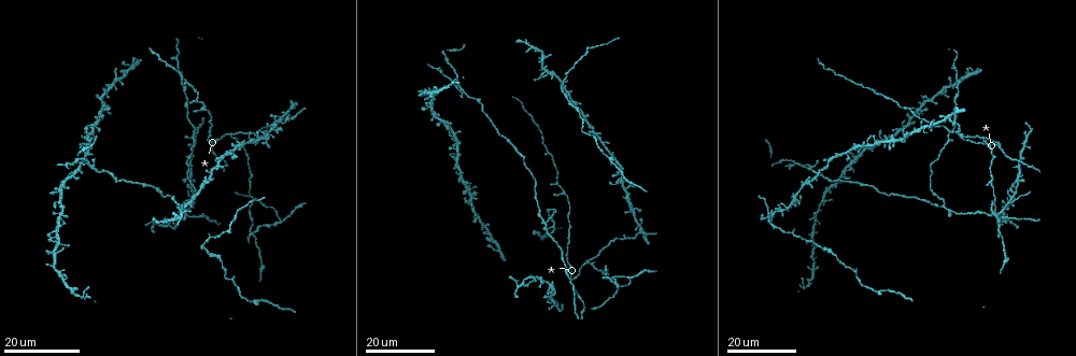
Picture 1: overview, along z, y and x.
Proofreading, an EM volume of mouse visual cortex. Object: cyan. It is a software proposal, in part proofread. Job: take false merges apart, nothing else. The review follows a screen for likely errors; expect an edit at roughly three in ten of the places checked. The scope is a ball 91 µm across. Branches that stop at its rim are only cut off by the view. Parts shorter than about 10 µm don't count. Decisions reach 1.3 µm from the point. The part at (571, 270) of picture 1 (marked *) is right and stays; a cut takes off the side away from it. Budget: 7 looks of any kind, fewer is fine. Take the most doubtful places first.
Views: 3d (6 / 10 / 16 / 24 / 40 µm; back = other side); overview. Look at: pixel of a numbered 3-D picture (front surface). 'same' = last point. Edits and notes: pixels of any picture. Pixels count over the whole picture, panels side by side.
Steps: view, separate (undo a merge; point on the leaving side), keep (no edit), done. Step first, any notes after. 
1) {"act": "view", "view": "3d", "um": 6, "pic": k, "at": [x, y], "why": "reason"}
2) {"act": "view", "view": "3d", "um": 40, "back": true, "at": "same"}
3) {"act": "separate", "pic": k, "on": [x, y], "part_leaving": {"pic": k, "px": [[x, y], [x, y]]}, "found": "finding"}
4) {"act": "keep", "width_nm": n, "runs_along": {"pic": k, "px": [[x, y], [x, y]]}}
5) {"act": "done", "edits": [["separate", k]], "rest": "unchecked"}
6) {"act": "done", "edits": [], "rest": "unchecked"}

{"act": "view", "view": "3d", "um": 16, "pic": 1, "at": [91, 167], "why": "looks like a crossing"}

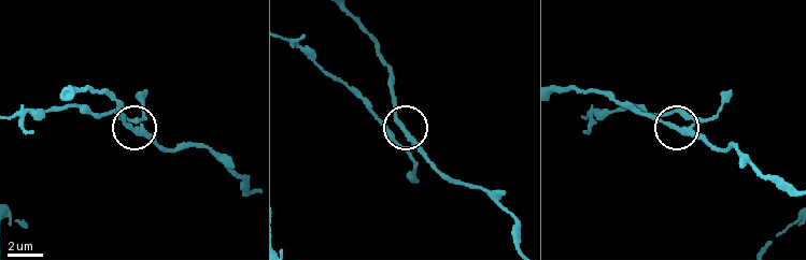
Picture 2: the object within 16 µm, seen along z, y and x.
{"act": "view", "view": "3d", "um": 6, "pic": 2, "at": [692, 123]}

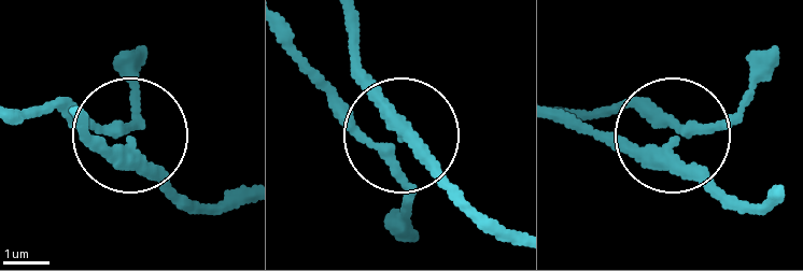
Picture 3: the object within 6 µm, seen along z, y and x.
{"act": "separate", "pic": 3, "on": [139, 120], "arms": 4, "part_leaving": {"pic": 3, "px": [[131, 147], [55, 112], [19, 112]]}, "found": "two neurons meet here"}

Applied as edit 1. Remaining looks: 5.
{"act": "view", "view": "3d", "um": 24, "pic": 1, "at": [799, 201]}

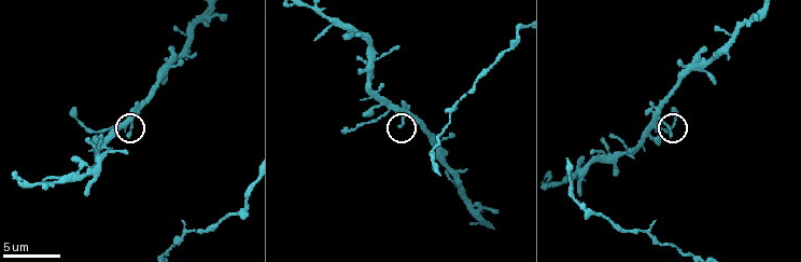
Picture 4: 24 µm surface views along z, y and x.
{"act": "view", "view": "3d", "um": 6, "pic": 4, "at": [404, 121]}

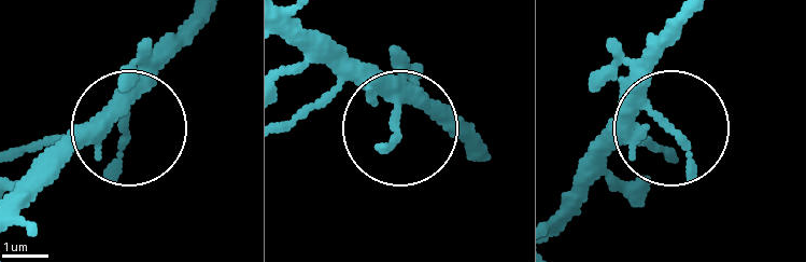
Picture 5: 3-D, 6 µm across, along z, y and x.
{"act": "view", "view": "3d", "um": 6, "back": true, "pic": 5, "at": [397, 121]}

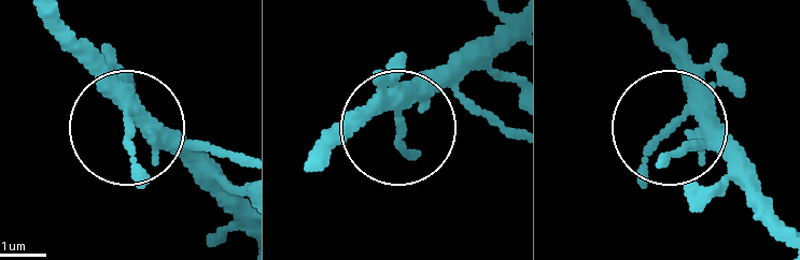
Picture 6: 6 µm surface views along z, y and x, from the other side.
{"act": "keep", "runs_along": {"pic": 6, "px": [[639, 17], [685, 87], [677, 118], [770, 199]]}, "found": "all the same neuron"}

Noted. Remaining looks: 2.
{"act": "done", "edits": [["separate", 3]], "rest": "unchecked"}

